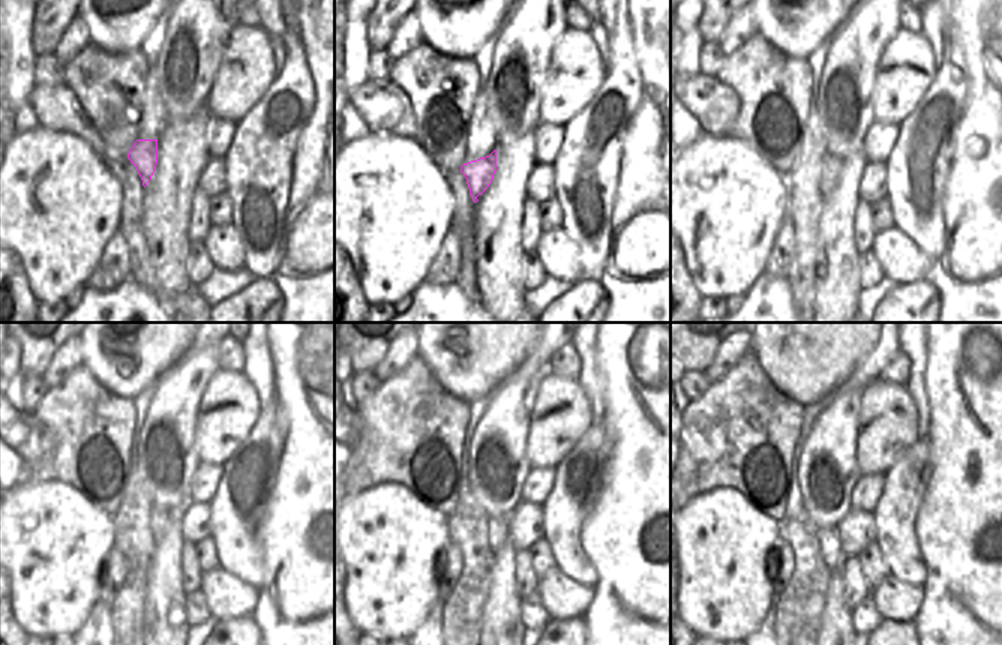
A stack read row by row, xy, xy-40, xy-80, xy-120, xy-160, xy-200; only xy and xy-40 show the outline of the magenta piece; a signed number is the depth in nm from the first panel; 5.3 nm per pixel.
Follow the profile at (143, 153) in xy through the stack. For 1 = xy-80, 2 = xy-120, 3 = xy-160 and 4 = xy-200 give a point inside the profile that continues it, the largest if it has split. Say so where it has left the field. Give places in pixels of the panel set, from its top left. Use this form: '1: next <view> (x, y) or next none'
1: next xy-80 (831, 165)
2: next xy-120 (159, 518)
3: next xy-160 (497, 527)
4: next xy-200 (831, 552)

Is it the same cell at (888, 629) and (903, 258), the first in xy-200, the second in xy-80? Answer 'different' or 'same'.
different

